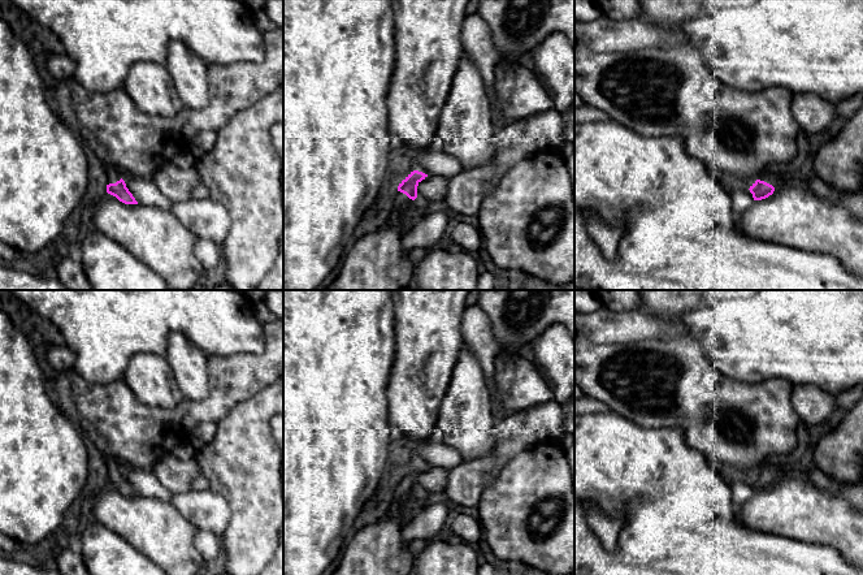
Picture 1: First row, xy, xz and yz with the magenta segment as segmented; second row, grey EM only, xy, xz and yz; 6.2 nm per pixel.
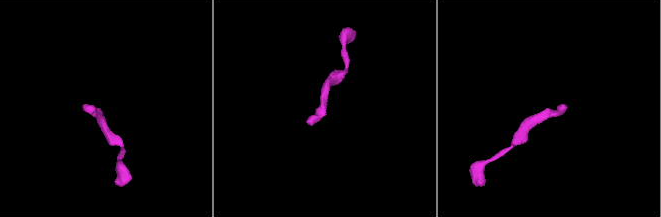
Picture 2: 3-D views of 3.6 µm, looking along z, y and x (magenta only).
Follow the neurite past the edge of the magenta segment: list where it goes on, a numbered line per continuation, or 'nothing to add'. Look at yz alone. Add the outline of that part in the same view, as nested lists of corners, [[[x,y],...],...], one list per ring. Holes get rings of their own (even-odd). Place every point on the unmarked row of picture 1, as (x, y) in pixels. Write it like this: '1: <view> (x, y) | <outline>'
1: yz (771, 467) | [[[767,461],[760,468],[760,472],[764,472],[769,476],[772,476],[775,480],[786,477],[792,474],[799,474],[802,466],[798,468],[793,468],[793,467],[785,467],[779,464],[776,461]]]

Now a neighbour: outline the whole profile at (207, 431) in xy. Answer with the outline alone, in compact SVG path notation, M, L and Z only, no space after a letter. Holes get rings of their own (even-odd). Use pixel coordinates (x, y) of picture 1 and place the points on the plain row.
M204 421L200 425L199 431L191 436L191 440L195 442L196 448L205 446L213 440L216 431L217 431L216 423Z

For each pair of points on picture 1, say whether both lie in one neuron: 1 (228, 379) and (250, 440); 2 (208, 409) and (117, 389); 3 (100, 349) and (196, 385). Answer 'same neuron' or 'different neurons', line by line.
1: different neurons
2: same neuron
3: different neurons

